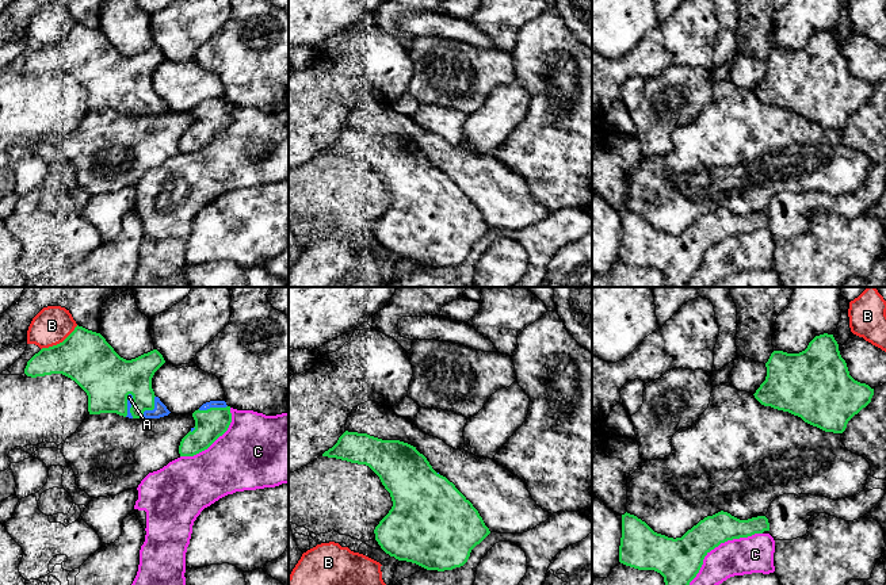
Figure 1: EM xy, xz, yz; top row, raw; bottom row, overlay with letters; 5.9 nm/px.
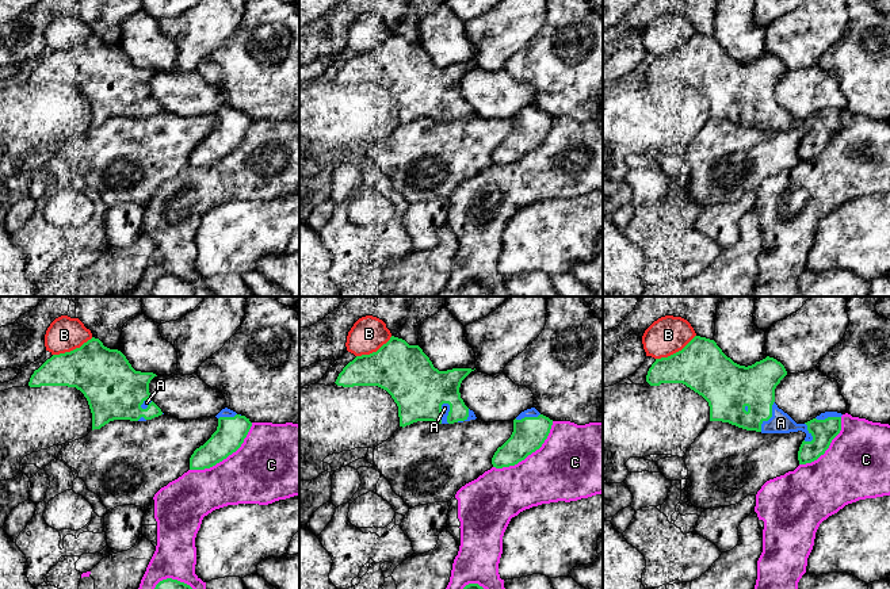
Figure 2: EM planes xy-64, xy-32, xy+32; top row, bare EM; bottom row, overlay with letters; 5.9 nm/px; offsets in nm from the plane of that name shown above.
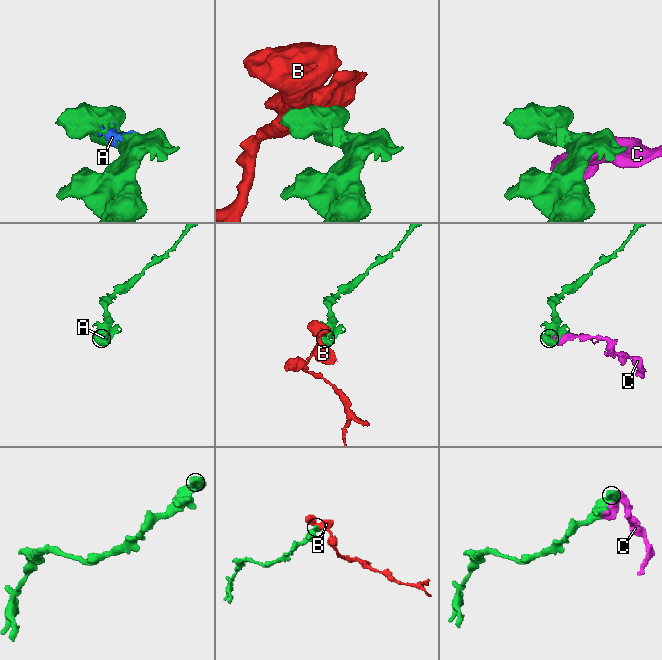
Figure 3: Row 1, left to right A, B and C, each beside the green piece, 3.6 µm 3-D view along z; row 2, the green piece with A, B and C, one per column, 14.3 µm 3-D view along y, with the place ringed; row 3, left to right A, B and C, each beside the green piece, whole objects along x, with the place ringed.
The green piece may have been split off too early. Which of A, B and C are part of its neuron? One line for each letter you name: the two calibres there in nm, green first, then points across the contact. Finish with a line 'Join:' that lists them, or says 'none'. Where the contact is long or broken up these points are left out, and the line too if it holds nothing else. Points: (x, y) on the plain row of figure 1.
A: calibres 180 and 50 nm
Join: A

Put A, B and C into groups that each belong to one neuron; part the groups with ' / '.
A / B / C

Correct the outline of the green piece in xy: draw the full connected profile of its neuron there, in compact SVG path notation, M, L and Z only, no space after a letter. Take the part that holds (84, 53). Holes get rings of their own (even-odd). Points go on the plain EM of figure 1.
M77 22L62 39L35 50L24 70L31 74L51 70L70 74L87 89L89 111L160 115L171 108L154 92L152 74L164 60L157 46L126 57L100 30Z

